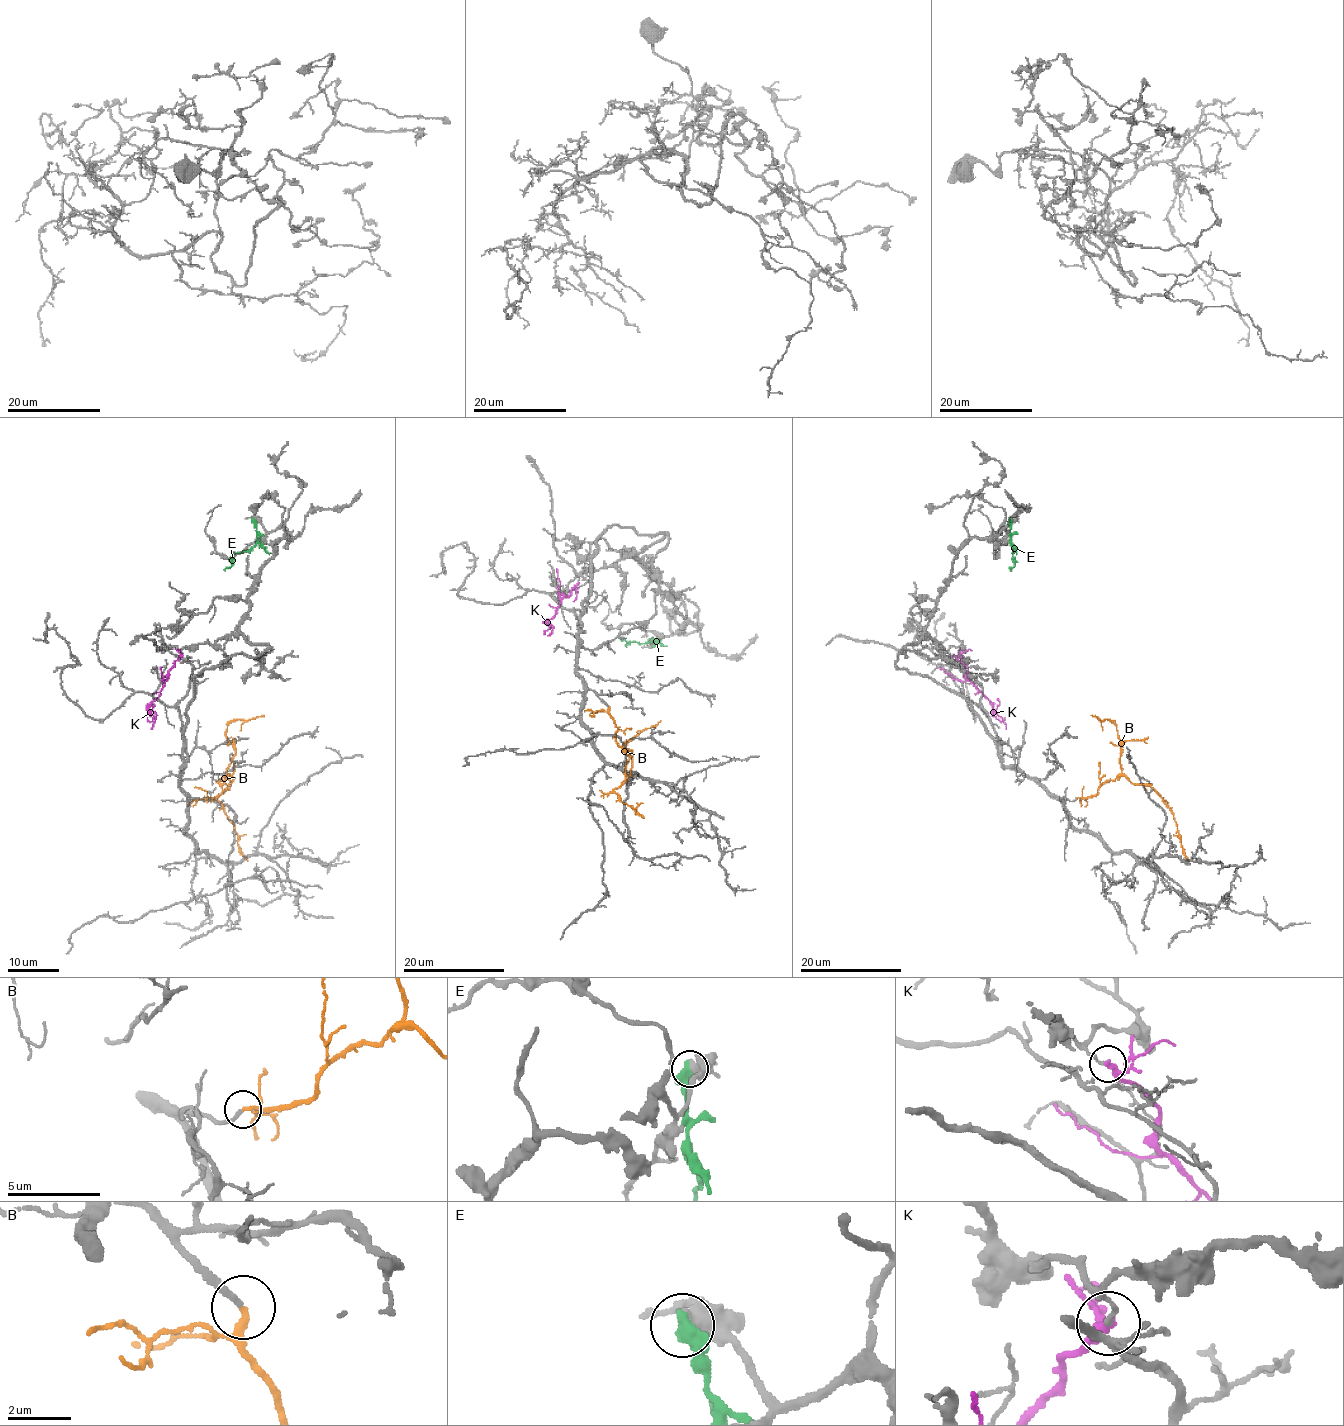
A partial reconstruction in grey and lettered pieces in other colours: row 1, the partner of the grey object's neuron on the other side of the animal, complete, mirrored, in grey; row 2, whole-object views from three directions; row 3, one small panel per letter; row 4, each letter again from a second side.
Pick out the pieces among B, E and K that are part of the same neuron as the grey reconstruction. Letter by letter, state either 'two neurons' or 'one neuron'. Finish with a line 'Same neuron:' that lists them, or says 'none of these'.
B: one neuron
E: two neurons
K: two neurons
Same neuron: B

